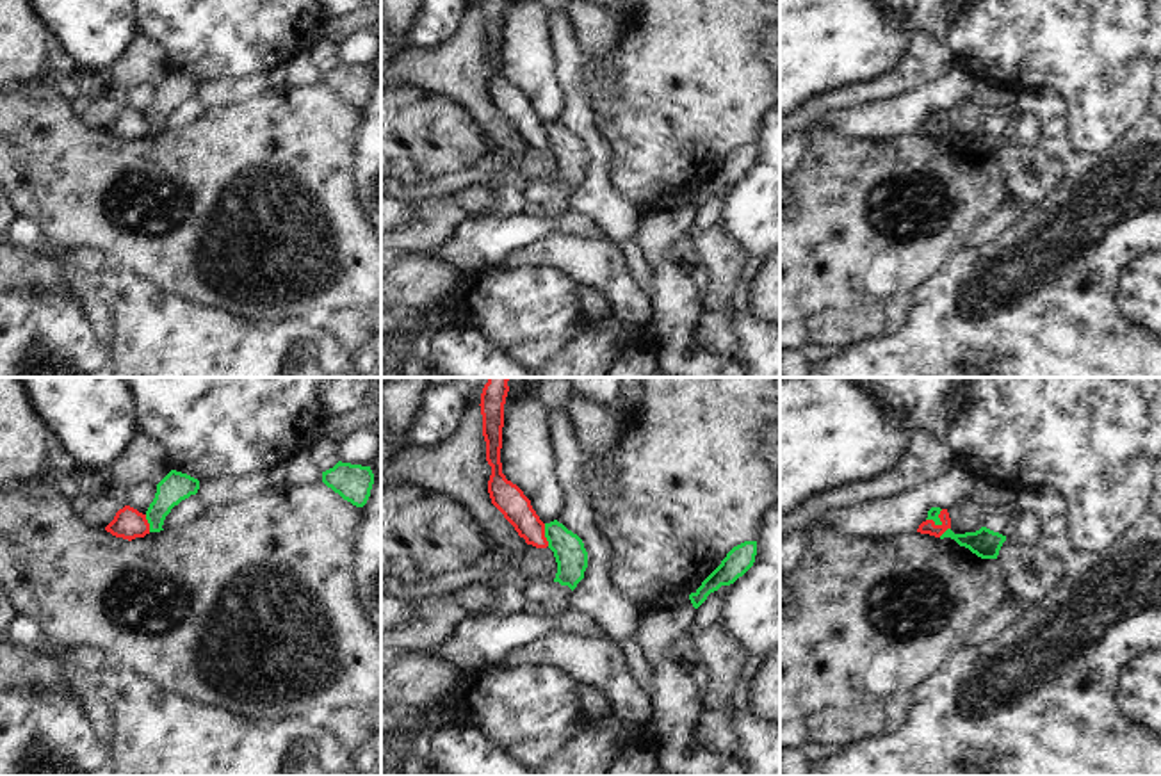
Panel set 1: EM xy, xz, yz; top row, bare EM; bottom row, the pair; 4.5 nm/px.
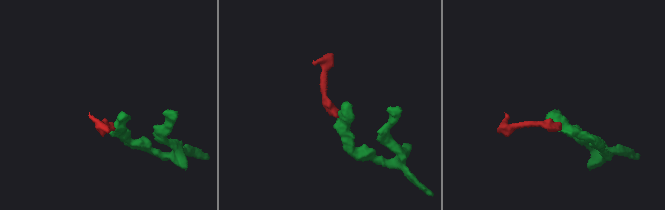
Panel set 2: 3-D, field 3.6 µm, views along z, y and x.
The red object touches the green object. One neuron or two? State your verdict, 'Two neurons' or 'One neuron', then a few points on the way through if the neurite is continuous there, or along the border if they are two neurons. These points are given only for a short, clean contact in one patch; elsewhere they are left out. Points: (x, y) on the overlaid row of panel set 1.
Two neurons. Boundary: xz (543, 524), (549, 545)

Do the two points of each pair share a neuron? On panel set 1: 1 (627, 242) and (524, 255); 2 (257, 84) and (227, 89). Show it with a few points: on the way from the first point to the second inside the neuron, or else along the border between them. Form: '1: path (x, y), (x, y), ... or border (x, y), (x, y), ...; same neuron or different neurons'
1: border (606, 237), (617, 246), (629, 274), (636, 282); different neurons
2: path (250, 86), (234, 89); same neuron

